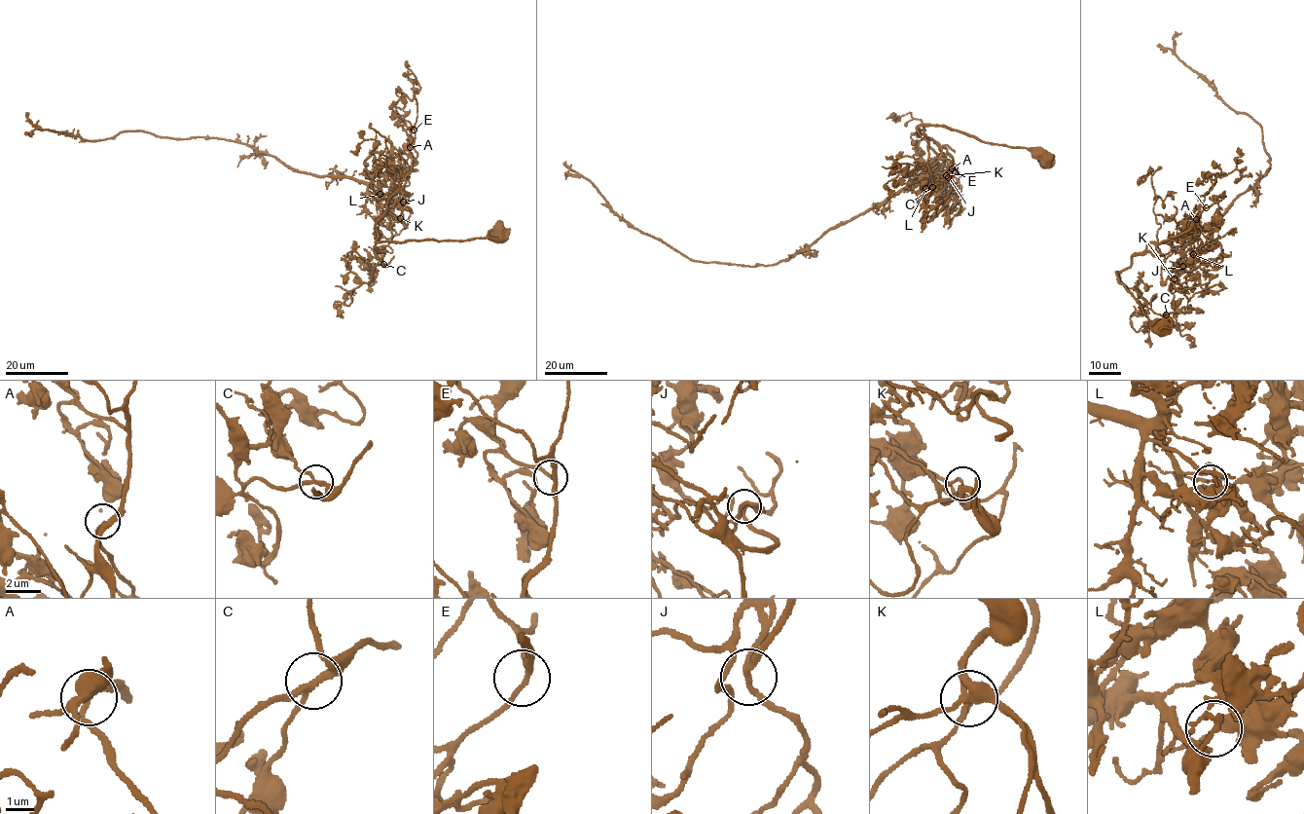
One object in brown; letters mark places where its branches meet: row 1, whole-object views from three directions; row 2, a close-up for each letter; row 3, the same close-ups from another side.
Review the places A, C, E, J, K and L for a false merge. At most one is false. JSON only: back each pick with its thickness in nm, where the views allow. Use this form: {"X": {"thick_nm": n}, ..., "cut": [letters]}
{"L": {"thick_nm": 200}, "cut": ["L"]}

